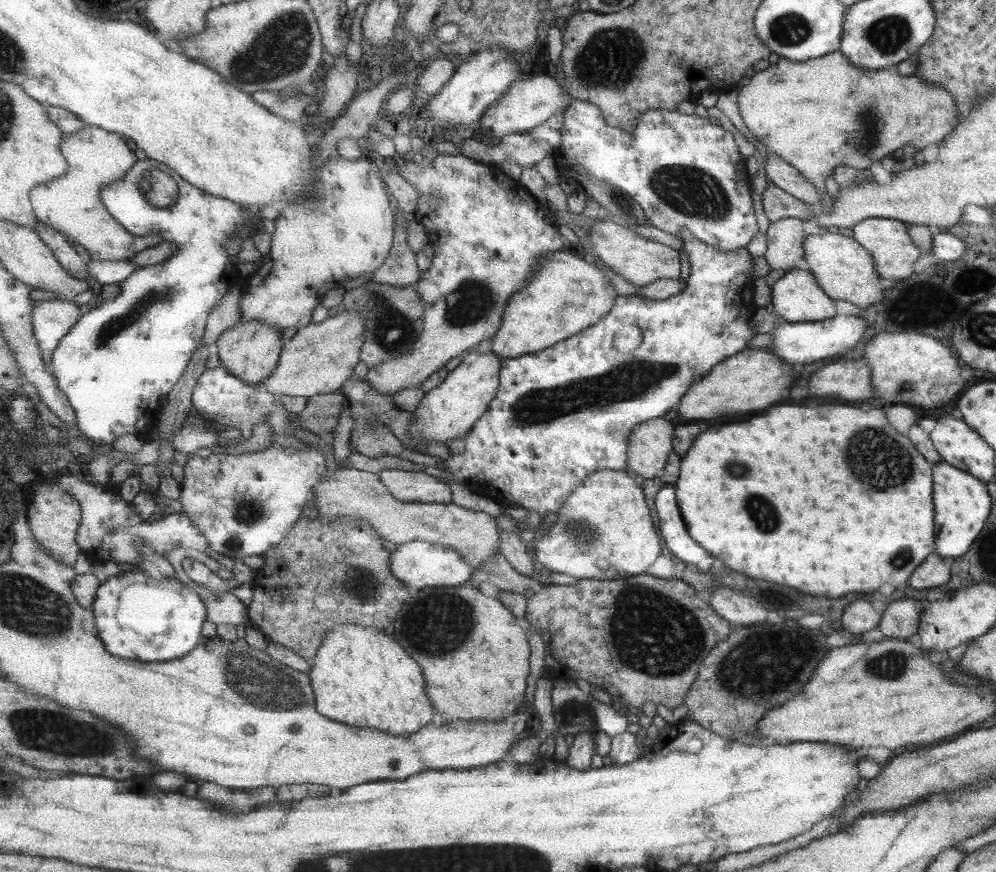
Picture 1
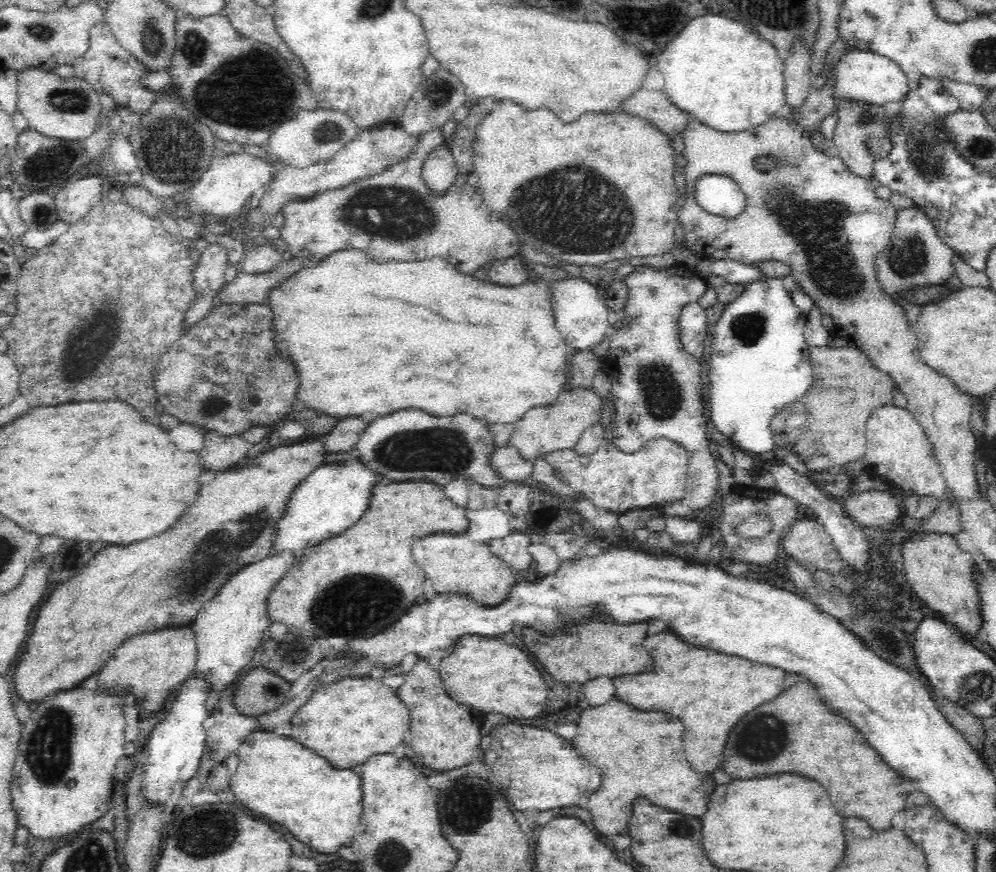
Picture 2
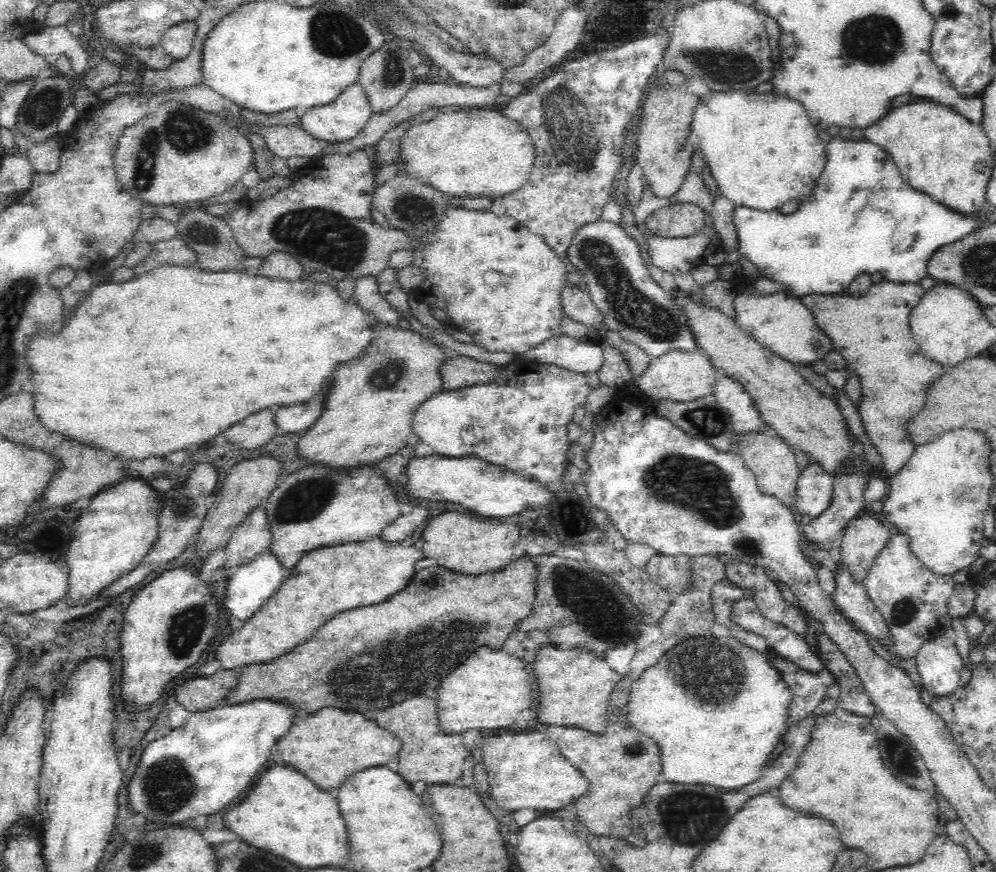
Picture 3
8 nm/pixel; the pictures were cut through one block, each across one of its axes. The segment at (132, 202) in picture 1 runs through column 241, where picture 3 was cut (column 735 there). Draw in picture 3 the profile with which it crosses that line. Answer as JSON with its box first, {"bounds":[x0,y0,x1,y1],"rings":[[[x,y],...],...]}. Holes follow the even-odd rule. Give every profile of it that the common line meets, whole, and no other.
{"bounds":[734,138,980,298],"rings":[[[832,138],[830,144],[826,146],[826,164],[820,172],[820,178],[816,180],[816,188],[814,192],[810,192],[812,196],[800,204],[800,208],[794,212],[794,214],[780,214],[780,210],[772,210],[772,212],[762,212],[762,210],[752,210],[752,208],[746,208],[746,206],[736,206],[734,210],[734,226],[736,226],[736,232],[738,232],[738,250],[740,254],[746,256],[746,260],[750,260],[752,264],[756,264],[758,272],[762,272],[760,276],[762,278],[768,278],[772,282],[778,282],[778,284],[784,284],[788,290],[786,294],[792,296],[792,298],[804,298],[804,296],[820,296],[820,294],[848,294],[848,286],[850,282],[860,274],[860,272],[868,272],[870,276],[874,272],[880,272],[884,276],[884,280],[890,280],[890,282],[896,282],[896,284],[918,284],[922,278],[930,276],[928,274],[928,262],[930,258],[942,248],[942,246],[948,246],[948,244],[954,244],[958,240],[962,240],[966,234],[972,234],[978,226],[980,226],[980,218],[966,218],[966,216],[960,216],[952,210],[946,210],[944,206],[936,204],[928,194],[924,192],[918,192],[914,186],[906,184],[902,174],[900,174],[900,168],[898,164],[894,162],[892,154],[886,152],[882,146],[874,144],[874,142],[868,142],[868,140],[862,140],[862,142],[854,142],[850,138]]]}

